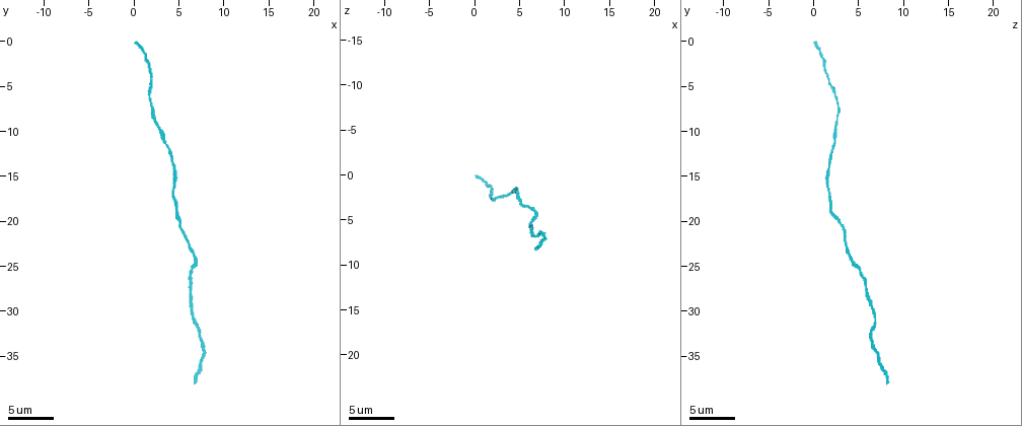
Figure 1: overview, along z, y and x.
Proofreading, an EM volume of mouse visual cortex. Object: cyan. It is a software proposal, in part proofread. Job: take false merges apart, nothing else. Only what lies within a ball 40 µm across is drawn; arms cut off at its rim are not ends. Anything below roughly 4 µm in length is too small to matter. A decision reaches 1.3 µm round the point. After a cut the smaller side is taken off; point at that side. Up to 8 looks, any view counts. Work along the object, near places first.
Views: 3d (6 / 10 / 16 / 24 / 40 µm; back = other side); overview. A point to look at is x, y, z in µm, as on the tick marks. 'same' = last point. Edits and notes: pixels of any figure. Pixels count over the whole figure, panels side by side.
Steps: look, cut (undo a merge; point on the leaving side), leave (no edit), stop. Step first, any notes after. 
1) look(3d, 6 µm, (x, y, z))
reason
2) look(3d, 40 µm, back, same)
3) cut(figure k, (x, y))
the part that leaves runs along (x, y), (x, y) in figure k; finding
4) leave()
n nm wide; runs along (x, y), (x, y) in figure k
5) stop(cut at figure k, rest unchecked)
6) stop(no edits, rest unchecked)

look(3d, 10 µm, (2.2, 4.2, 1.8))
thin neck

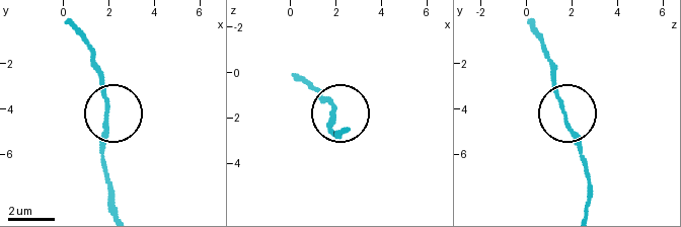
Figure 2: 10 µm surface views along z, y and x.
leave()
runs along (347, 131), (336, 136), (330, 131), (336, 107), (325, 95) in figure 2; all the same neuron

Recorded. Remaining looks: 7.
look(3d, 10 µm, (4.2, 13.6, 2.0))
thick turns thin

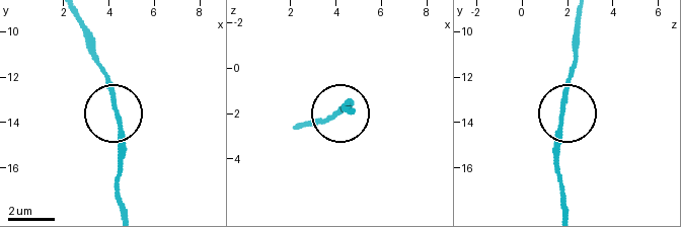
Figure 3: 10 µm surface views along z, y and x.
leave()
170 nm wide; continuous, no second neuron

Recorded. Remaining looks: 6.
look(3d, 10 µm, (6.2, 27.6, 5.8))
a narrow waist

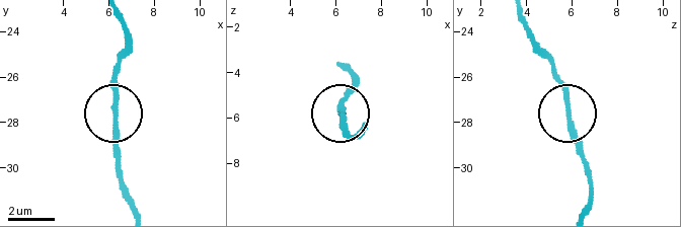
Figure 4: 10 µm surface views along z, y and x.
leave()
210 nm wide; runs along (118, 18), (124, 53), (111, 146), (118, 179) in figure 4; one neuron here

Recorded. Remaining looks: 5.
look(3d, 10 µm, (2.6, 9.4, 2.6))

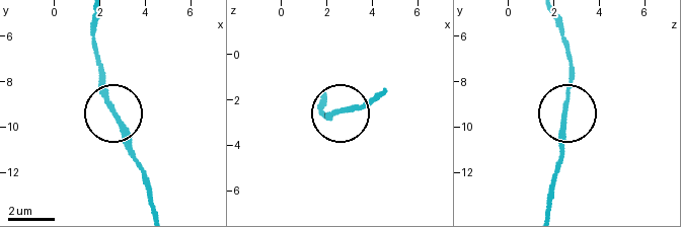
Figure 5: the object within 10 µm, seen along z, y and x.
look(3d, 10 µm, back, (2.7, 9.4, 2.6))

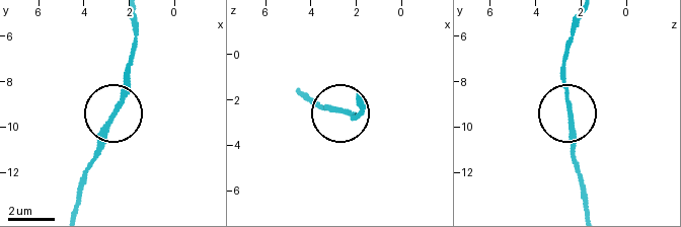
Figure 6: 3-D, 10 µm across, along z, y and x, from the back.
leave()
runs along (75, 205), (83, 170), (124, 88), (128, 56) in figure 6; all the same neuron

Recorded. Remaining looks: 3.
stop(no edits, rest unchecked)

